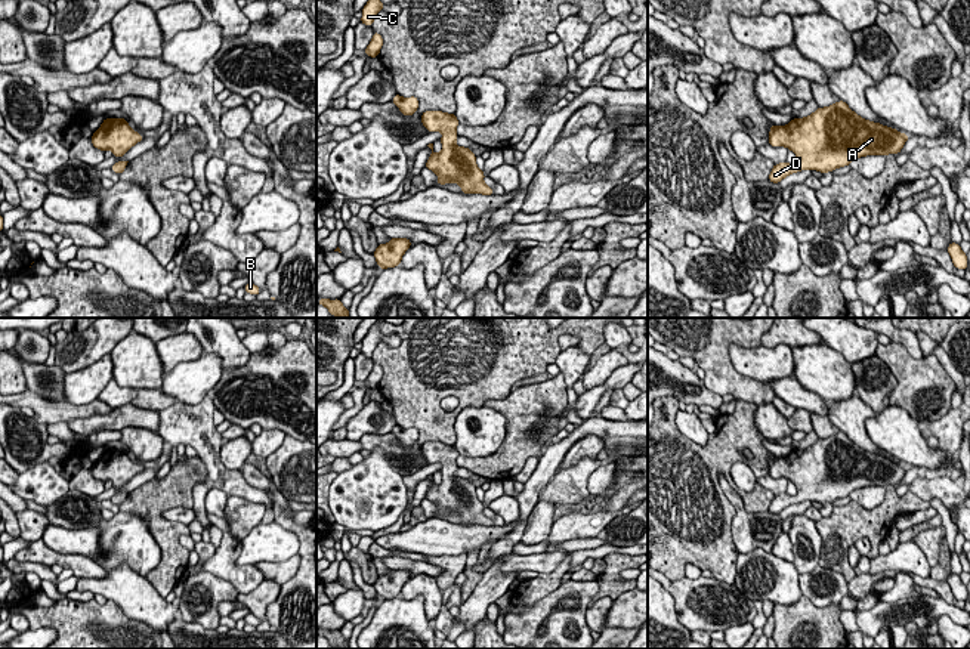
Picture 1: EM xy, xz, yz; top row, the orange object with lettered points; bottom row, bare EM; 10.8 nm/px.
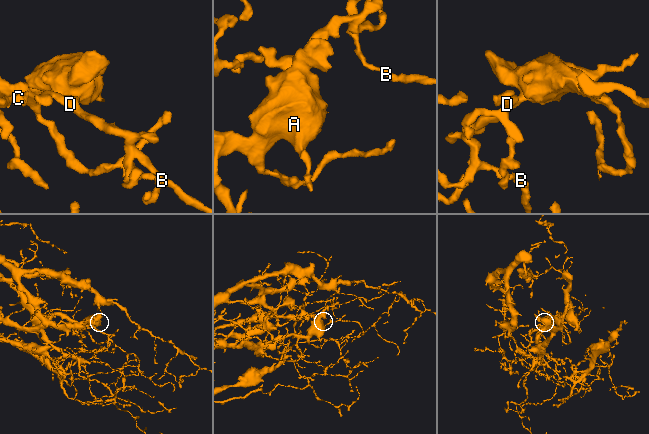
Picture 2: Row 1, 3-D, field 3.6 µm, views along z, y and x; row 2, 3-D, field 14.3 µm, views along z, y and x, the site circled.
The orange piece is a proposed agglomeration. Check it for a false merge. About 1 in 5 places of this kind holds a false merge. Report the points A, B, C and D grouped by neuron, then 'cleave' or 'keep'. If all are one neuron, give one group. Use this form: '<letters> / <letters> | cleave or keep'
A B C D | keep

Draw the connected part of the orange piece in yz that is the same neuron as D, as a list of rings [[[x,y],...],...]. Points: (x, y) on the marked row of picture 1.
[[[846,102],[818,108],[804,118],[793,118],[787,126],[773,124],[769,145],[785,146],[797,155],[797,164],[775,164],[769,180],[779,183],[800,170],[832,171],[865,155],[899,154],[909,135],[853,112]]]

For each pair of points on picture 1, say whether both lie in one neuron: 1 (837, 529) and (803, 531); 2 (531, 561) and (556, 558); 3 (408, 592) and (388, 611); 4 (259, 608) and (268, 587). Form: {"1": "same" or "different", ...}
{"1": "different", "2": "same", "3": "different", "4": "same"}

